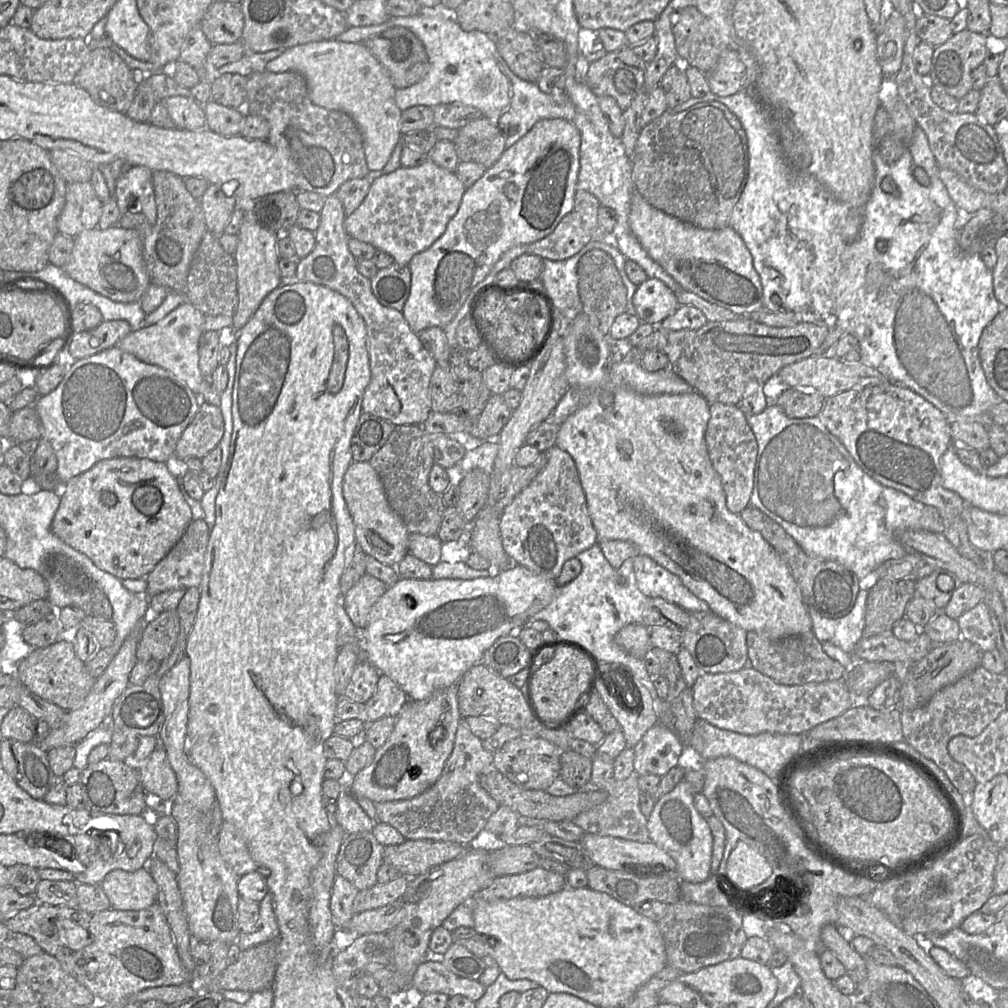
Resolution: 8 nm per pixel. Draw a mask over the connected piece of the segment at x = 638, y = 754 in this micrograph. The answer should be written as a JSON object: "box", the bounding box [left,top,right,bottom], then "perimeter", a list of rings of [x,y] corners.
{"box":[633,723,686,777],"perimeter":[[[657,723],[633,747],[634,771],[638,775],[662,777],[677,766],[686,748],[672,728]]]}

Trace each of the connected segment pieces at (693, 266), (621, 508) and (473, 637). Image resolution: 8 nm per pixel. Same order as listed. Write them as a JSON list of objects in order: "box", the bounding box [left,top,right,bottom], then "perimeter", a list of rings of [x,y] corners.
[{"box":[628,189,764,316],"perimeter":[[[636,189],[631,198],[628,223],[648,255],[683,289],[739,316],[749,316],[764,307],[763,287],[752,256],[730,226],[707,230],[681,221],[650,205]]]},{"box":[556,312,813,640],"perimeter":[[[584,312],[578,314],[568,324],[564,330],[563,341],[566,362],[565,375],[570,387],[578,386],[591,391],[591,393],[587,401],[559,426],[556,446],[567,451],[576,464],[586,496],[588,512],[597,532],[598,543],[606,540],[623,540],[634,544],[639,549],[640,555],[652,558],[657,564],[678,576],[691,593],[708,604],[711,612],[747,632],[755,631],[772,640],[813,632],[810,613],[805,605],[801,590],[786,563],[758,531],[749,528],[738,514],[731,512],[727,507],[721,479],[712,465],[705,441],[705,432],[710,419],[710,403],[706,398],[695,390],[684,394],[644,395],[625,386],[608,387],[608,371],[612,355],[607,335],[602,334],[591,324],[589,317]]]},{"box":[360,565,557,700],"perimeter":[[[517,565],[513,568],[505,568],[501,571],[493,571],[487,577],[472,580],[463,579],[410,579],[400,577],[393,585],[389,586],[385,593],[371,608],[368,623],[364,630],[360,631],[361,656],[371,663],[381,674],[387,675],[406,693],[410,700],[424,700],[431,697],[435,692],[457,685],[464,674],[475,664],[482,661],[485,651],[500,637],[516,634],[520,629],[528,626],[535,614],[547,607],[553,600],[557,584],[555,579],[549,579],[543,575],[533,573],[529,569]]]}]

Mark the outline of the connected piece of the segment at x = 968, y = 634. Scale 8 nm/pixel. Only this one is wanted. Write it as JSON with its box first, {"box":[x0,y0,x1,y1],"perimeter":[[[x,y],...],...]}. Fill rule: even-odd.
{"box":[957,601,996,652],"perimeter":[[[983,601],[961,615],[957,621],[962,639],[975,643],[983,652],[996,648],[989,610]]]}

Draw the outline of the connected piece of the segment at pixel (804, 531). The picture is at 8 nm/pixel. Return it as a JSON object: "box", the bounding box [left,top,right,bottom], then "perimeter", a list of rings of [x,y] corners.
{"box":[746,404,944,579],"perimeter":[[[775,404],[746,419],[758,444],[750,506],[778,523],[808,555],[844,560],[849,570],[859,579],[864,579],[882,563],[907,555],[897,539],[899,532],[910,529],[943,533],[944,523],[935,507],[874,480],[855,462],[819,416],[791,418]]]}

